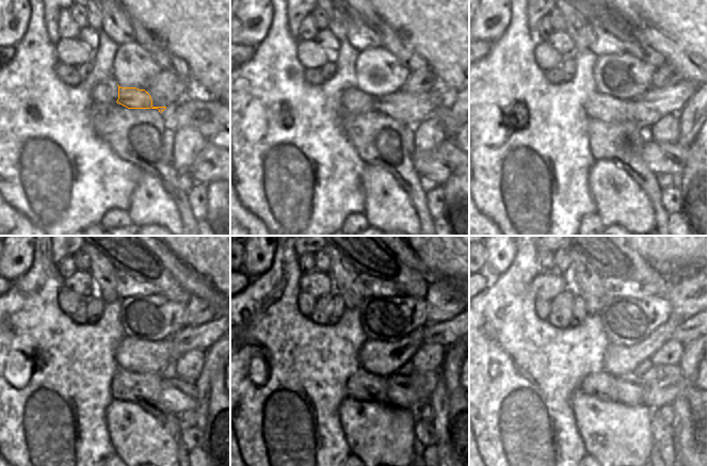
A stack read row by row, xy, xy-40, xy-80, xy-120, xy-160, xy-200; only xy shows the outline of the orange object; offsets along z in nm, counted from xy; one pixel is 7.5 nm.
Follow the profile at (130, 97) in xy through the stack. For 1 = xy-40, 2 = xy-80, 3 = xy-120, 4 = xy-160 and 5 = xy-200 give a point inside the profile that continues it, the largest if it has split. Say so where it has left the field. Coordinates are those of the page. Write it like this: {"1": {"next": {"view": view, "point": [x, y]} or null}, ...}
{"1": {"next": {"view": "xy-40", "point": [409, 109]}}, "2": {"next": {"view": "xy-80", "point": [654, 105]}}, "3": {"next": {"view": "xy-120", "point": [200, 337]}}, "4": {"next": {"view": "xy-160", "point": [447, 333]}}, "5": {"next": {"view": "xy-200", "point": [686, 333]}}}

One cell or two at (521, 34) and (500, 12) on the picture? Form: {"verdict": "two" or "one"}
{"verdict": "two"}

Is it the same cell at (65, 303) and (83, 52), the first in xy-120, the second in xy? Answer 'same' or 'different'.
same

